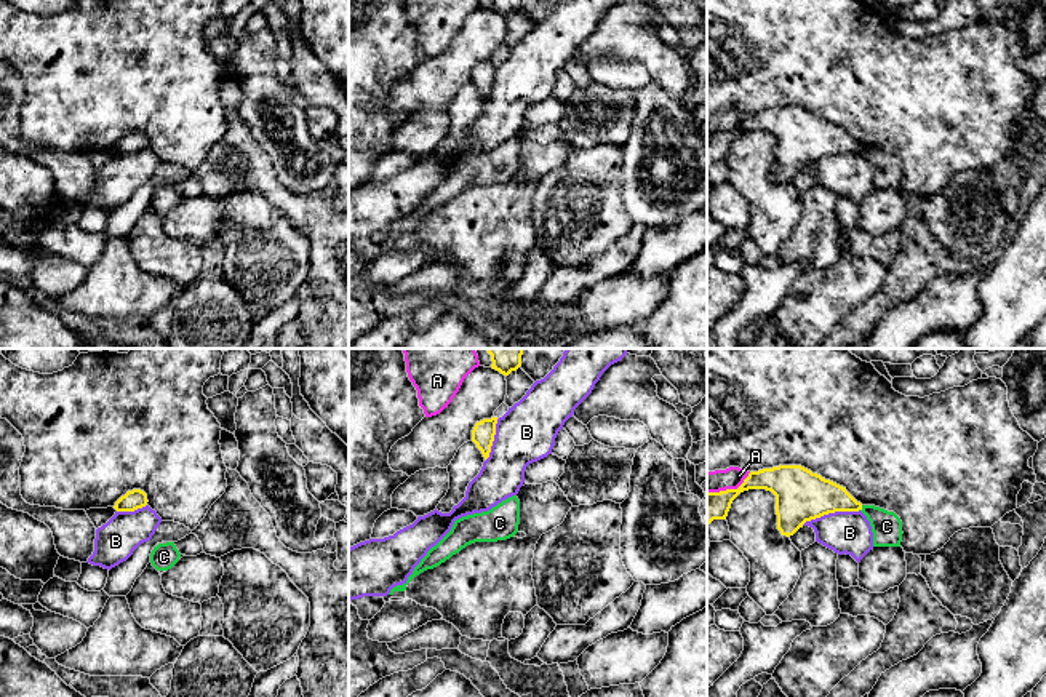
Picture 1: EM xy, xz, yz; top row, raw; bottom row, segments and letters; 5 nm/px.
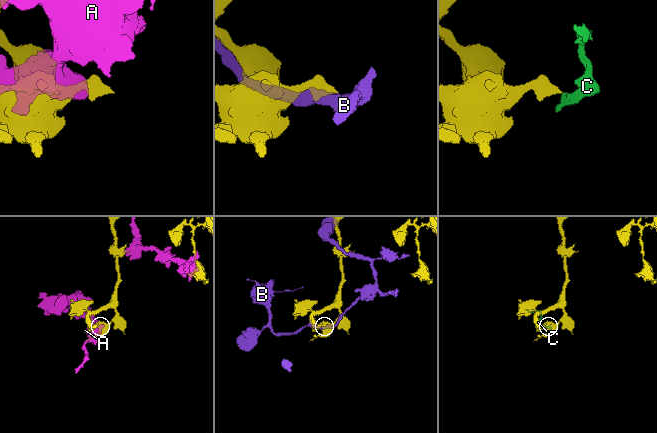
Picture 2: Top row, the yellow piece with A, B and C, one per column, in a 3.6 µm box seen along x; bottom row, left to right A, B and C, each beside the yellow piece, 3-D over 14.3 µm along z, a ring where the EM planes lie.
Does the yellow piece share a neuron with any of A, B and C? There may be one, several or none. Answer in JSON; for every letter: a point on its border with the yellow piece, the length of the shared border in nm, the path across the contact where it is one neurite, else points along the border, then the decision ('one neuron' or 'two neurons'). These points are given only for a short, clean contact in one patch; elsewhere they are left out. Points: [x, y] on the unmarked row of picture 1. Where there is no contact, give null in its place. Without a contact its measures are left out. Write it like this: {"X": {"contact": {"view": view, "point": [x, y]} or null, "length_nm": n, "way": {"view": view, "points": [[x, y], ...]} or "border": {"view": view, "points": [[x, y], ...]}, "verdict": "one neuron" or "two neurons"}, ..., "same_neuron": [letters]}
{"A": {"contact": {"view": "yz", "point": [730, 131]}, "length_nm": 240, "verdict": "two neurons"}, "B": {"contact": {"view": "yz", "point": [830, 154]}, "length_nm": 300, "verdict": "two neurons"}, "C": {"contact": {"view": "yz", "point": [861, 151]}, "length_nm": 30, "border": {"view": "yz", "points": [[862, 147], [861, 152]]}, "verdict": "two neurons"}, "same_neuron": []}

